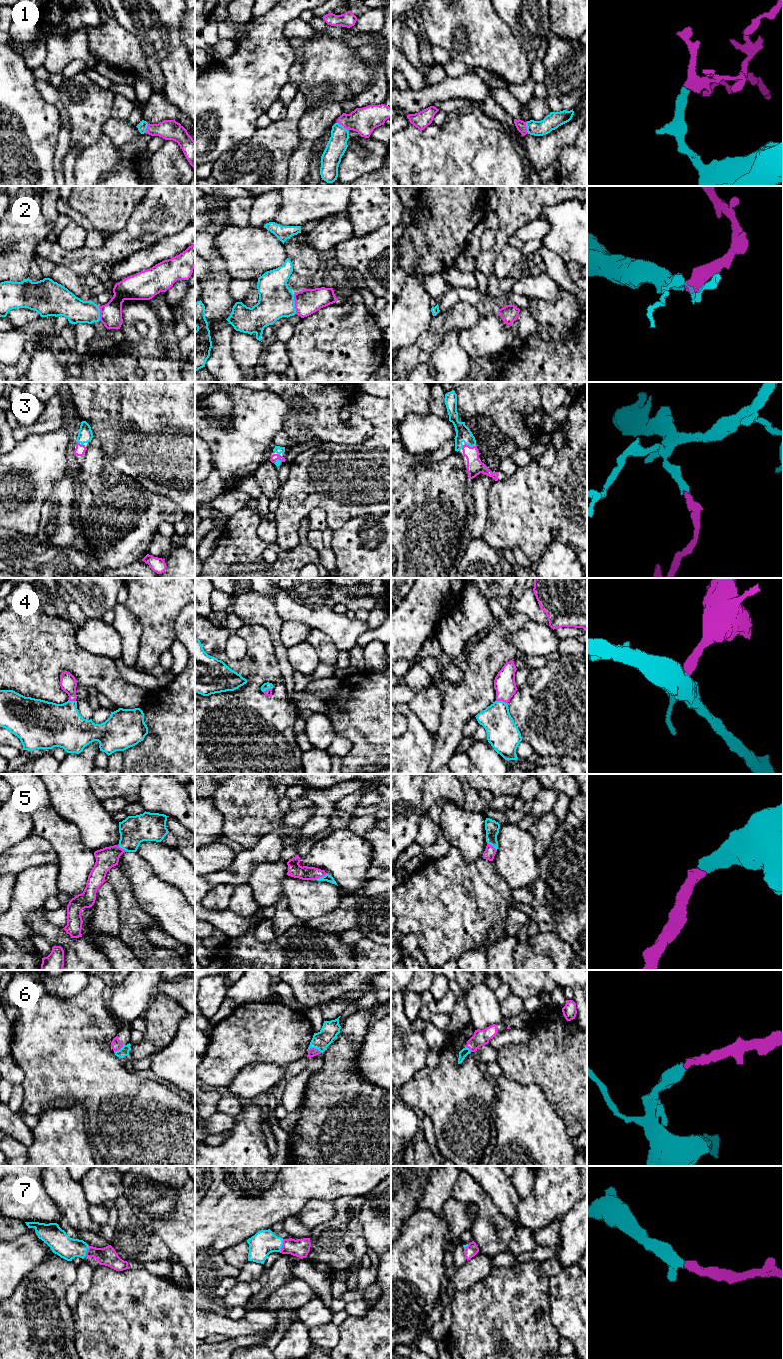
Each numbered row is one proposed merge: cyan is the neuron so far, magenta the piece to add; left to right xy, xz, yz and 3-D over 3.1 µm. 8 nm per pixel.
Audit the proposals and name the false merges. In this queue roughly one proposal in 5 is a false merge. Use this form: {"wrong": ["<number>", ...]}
{"wrong": []}

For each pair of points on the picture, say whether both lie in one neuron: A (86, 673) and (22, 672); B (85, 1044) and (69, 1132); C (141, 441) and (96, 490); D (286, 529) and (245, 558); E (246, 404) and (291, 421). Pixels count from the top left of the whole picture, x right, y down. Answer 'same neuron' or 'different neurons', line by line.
A: same neuron
B: different neurons
C: different neurons
D: different neurons
E: different neurons

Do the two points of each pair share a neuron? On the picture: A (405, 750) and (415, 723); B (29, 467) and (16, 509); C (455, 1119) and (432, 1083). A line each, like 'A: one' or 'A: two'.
A: one
B: one
C: one

